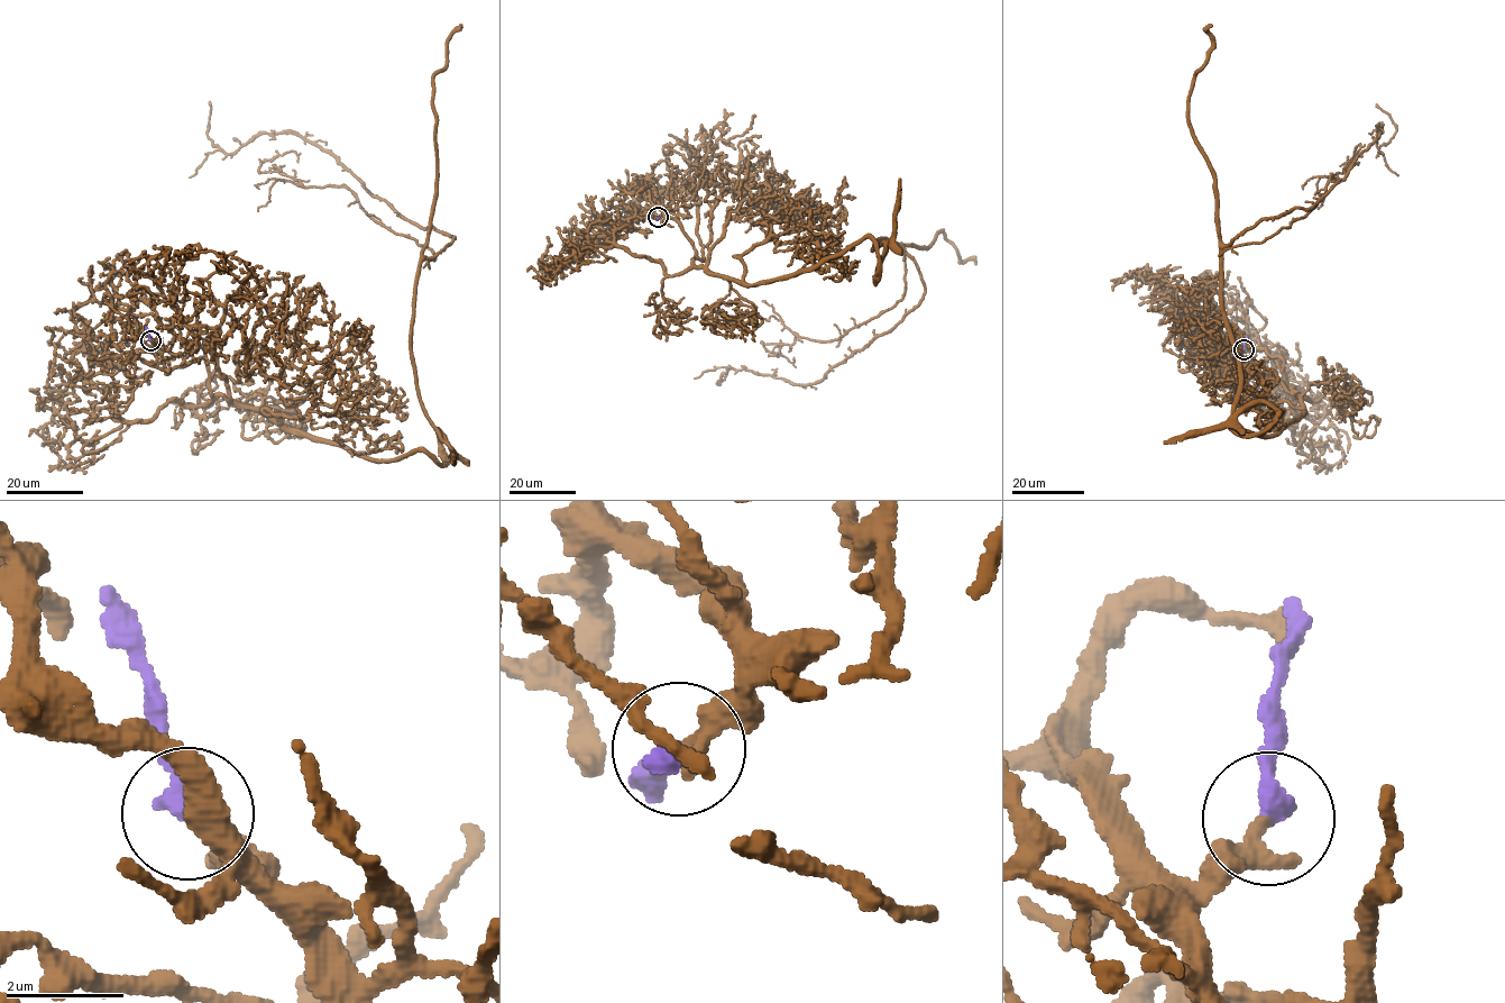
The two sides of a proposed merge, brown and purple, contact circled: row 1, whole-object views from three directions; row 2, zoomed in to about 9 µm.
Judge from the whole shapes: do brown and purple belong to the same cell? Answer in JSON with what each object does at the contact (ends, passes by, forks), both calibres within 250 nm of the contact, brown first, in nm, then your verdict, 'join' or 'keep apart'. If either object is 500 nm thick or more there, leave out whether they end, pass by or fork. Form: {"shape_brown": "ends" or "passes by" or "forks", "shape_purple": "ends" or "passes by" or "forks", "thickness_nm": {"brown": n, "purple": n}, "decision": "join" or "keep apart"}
{"shape_brown": "passes by", "shape_purple": "ends", "thickness_nm": {"brown": 140, "purple": 400}, "decision": "join"}

